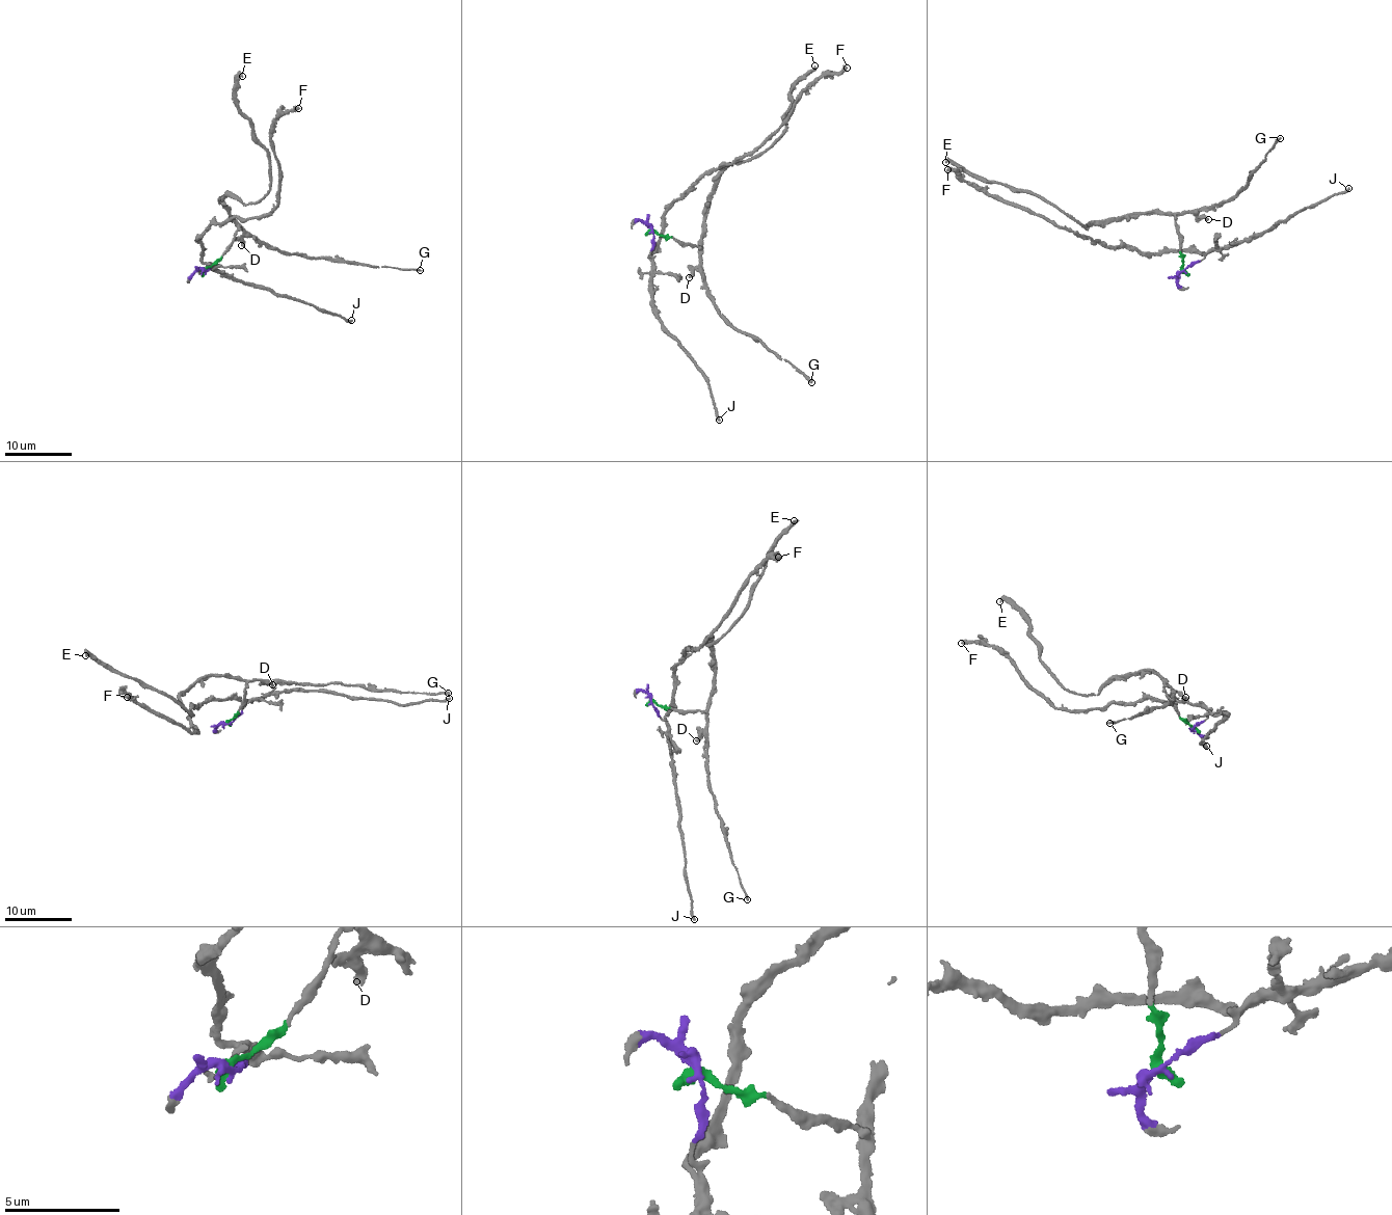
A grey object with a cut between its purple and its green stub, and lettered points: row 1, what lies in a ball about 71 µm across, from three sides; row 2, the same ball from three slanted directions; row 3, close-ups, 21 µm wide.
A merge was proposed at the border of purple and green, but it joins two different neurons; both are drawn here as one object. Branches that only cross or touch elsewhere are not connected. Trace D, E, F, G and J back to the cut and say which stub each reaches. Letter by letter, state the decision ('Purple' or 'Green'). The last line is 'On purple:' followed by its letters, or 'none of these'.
D: Green
E: Green
F: Purple
G: Green
J: Purple
On purple: F, J

